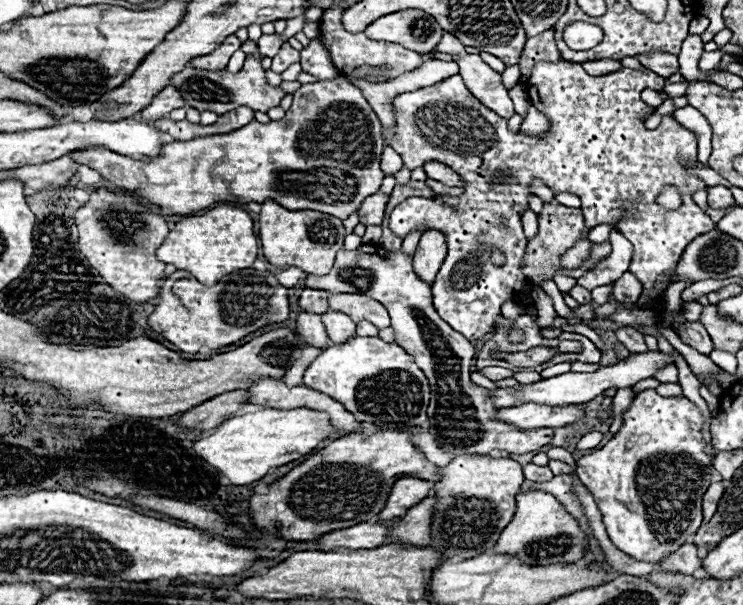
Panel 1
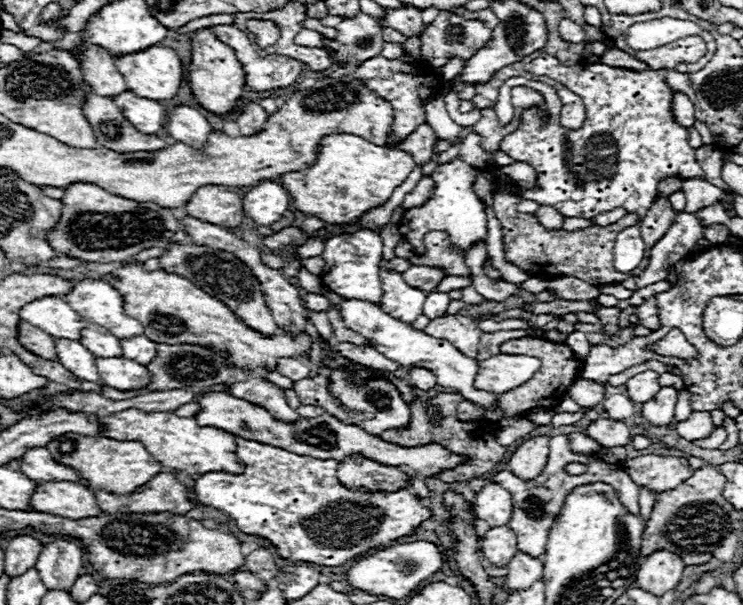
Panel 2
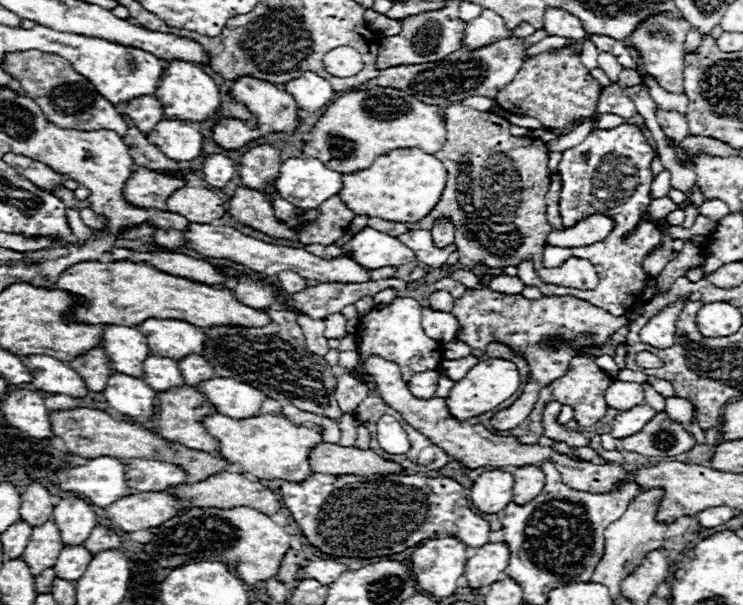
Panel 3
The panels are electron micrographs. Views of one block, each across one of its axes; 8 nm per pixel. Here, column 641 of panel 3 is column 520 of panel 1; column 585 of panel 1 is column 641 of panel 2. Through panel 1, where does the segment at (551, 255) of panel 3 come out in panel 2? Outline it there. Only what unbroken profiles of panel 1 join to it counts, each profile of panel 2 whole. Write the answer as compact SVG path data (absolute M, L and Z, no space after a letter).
M542 53L538 58L525 65L525 70L535 75L546 75L556 82L570 88L584 100L586 120L580 130L566 130L558 122L558 96L556 90L548 84L526 80L526 78L510 78L500 88L496 116L502 126L508 126L514 118L514 106L510 100L510 90L514 86L528 86L544 94L548 108L552 112L550 124L540 128L534 122L526 122L518 132L510 134L502 142L502 150L510 154L514 160L528 162L538 172L538 188L522 190L522 198L536 200L538 204L546 204L546 188L558 190L568 186L574 192L562 192L562 208L556 200L556 210L562 210L566 218L594 218L602 212L610 212L614 208L624 208L626 212L636 212L639 222L635 226L624 229L618 234L614 244L614 266L622 272L632 272L640 266L646 256L646 248L640 234L642 219L646 216L650 204L658 196L658 184L664 178L680 178L692 180L704 176L702 168L696 162L694 148L688 144L686 128L674 122L670 104L674 92L664 84L664 70L630 70L630 68L614 68L606 64L590 64L590 66L564 66L558 58Z

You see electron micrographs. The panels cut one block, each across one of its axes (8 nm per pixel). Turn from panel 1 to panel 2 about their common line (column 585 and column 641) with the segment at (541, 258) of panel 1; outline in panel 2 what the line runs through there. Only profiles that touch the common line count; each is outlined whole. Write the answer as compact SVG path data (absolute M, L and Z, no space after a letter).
M498 192L498 194L494 194L494 212L496 212L496 218L502 224L506 260L510 264L526 270L528 274L534 276L538 272L546 272L548 276L560 276L560 274L562 276L576 276L584 282L600 286L600 284L614 284L614 282L622 282L622 280L638 276L646 268L647 263L645 264L645 261L642 261L638 268L626 274L616 272L614 266L612 266L614 240L616 240L618 232L638 224L636 214L626 214L622 220L618 220L618 224L612 224L610 228L594 228L592 226L592 228L576 230L576 232L566 232L566 230L548 232L540 226L536 216L520 214L516 210L520 200L522 200L522 196L518 196L518 194Z

